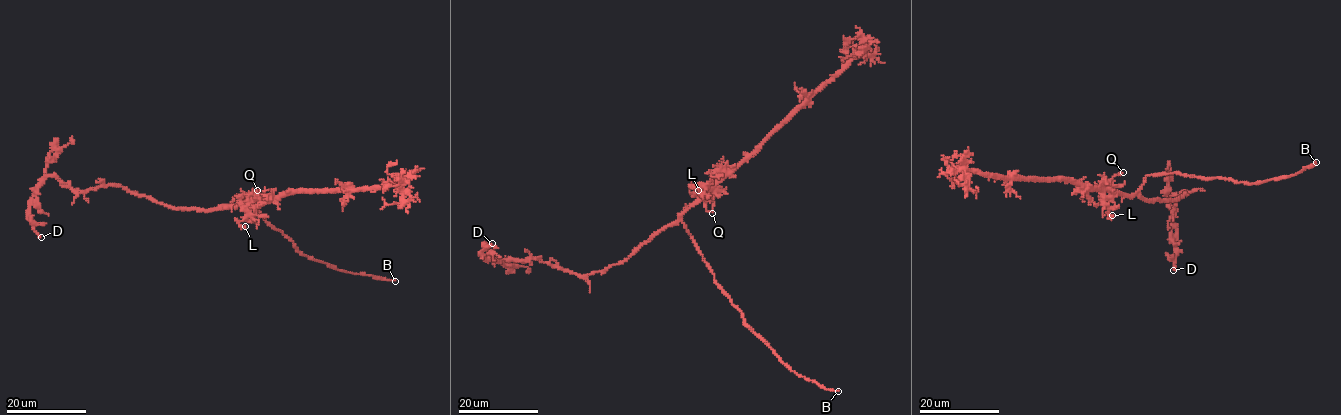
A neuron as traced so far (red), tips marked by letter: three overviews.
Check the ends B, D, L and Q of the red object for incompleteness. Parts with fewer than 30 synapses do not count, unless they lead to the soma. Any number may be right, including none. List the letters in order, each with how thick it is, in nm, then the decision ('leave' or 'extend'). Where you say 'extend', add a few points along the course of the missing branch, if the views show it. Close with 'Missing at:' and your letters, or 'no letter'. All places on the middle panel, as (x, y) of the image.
B: 200 nm | extend
D: 160 nm | leave
L: 150 nm | leave
Q: 170 nm | leave
Missing at: B

